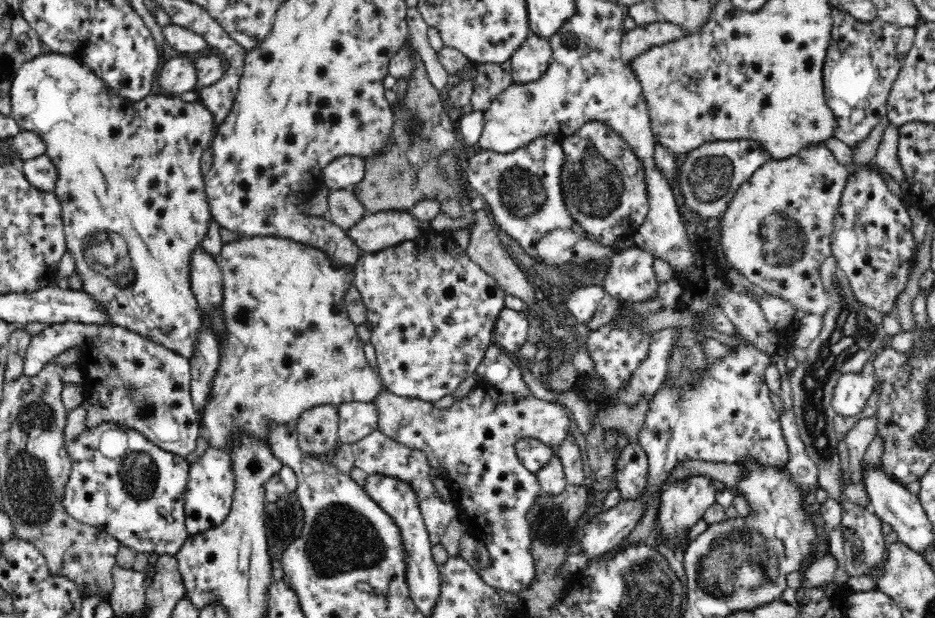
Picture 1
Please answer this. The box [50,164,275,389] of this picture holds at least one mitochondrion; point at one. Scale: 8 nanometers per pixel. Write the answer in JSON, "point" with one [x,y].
{"point":[104,251]}

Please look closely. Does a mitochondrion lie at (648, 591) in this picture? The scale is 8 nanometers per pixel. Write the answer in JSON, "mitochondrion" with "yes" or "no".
{"mitochondrion":"yes"}

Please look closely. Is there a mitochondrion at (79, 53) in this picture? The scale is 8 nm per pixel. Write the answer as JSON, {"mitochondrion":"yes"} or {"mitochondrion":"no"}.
{"mitochondrion":"no"}

